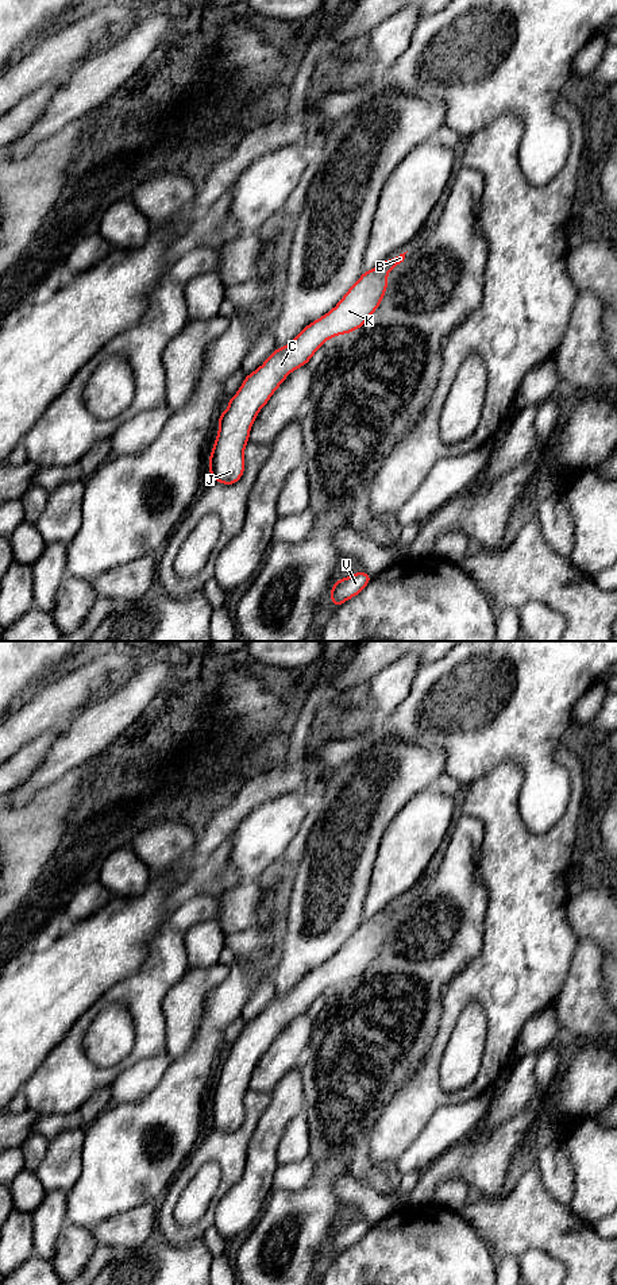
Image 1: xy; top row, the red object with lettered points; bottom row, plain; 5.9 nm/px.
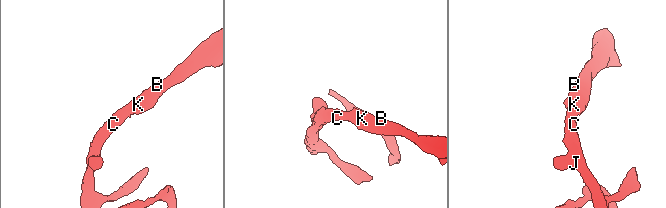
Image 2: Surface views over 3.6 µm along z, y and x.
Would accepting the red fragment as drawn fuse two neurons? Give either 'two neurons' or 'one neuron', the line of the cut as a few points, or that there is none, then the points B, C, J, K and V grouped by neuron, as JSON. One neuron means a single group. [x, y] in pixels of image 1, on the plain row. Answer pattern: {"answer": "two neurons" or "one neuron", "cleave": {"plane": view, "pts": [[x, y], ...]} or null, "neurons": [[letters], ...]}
{"answer": "one neuron", "cleave": null, "neurons": [["B", "C", "J", "K", "V"]]}

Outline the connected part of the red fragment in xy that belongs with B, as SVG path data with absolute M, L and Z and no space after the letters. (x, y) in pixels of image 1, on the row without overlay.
M405 902L393 908L383 908L370 919L365 919L350 935L338 953L323 965L306 973L288 993L275 996L273 1002L250 1023L246 1023L238 1041L228 1049L228 1056L219 1064L219 1080L209 1104L209 1122L223 1132L235 1132L244 1120L244 1095L248 1091L250 1077L273 1041L293 1019L306 1012L321 992L338 983L350 981L360 976L379 954L387 937L387 922L397 912L402 912Z

